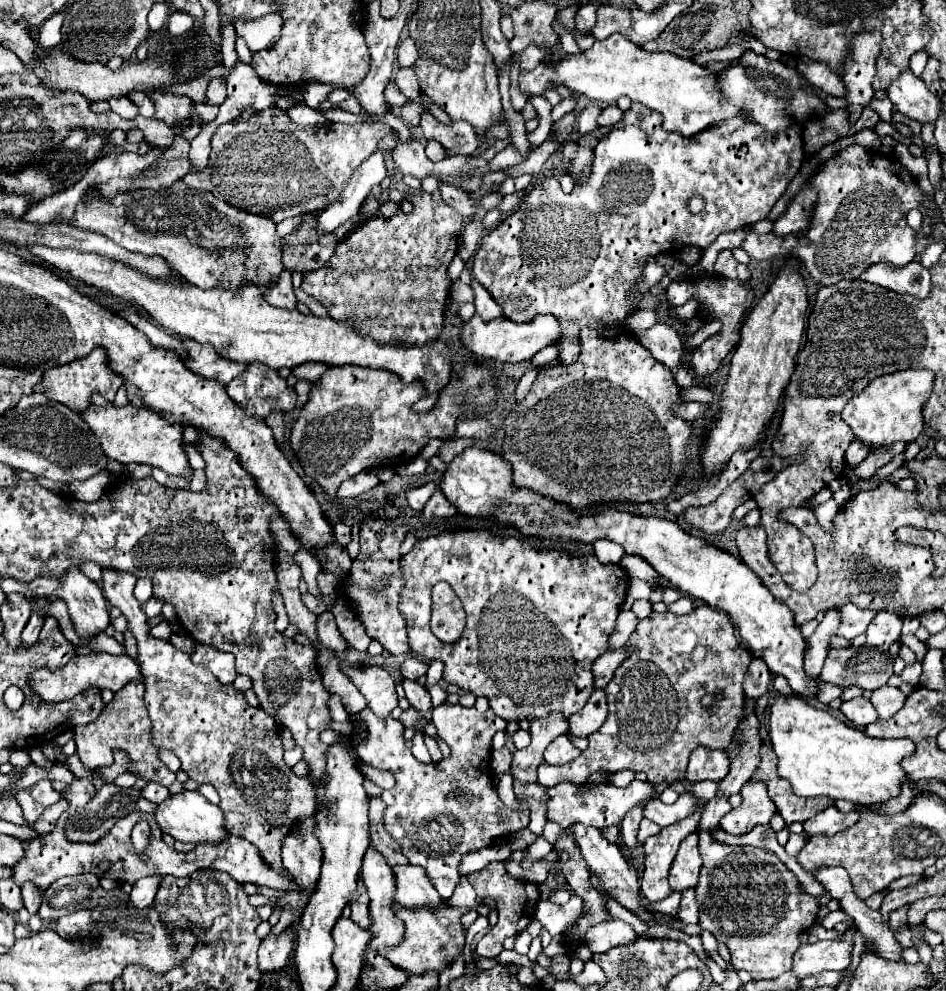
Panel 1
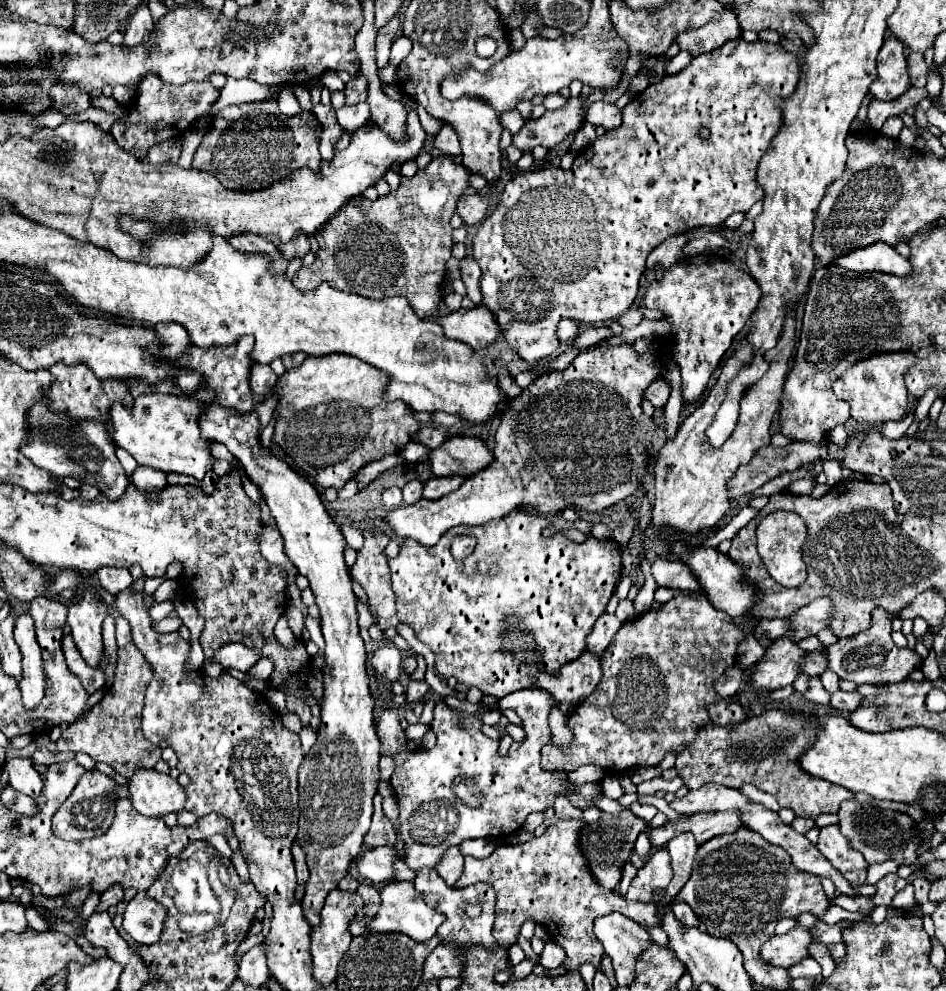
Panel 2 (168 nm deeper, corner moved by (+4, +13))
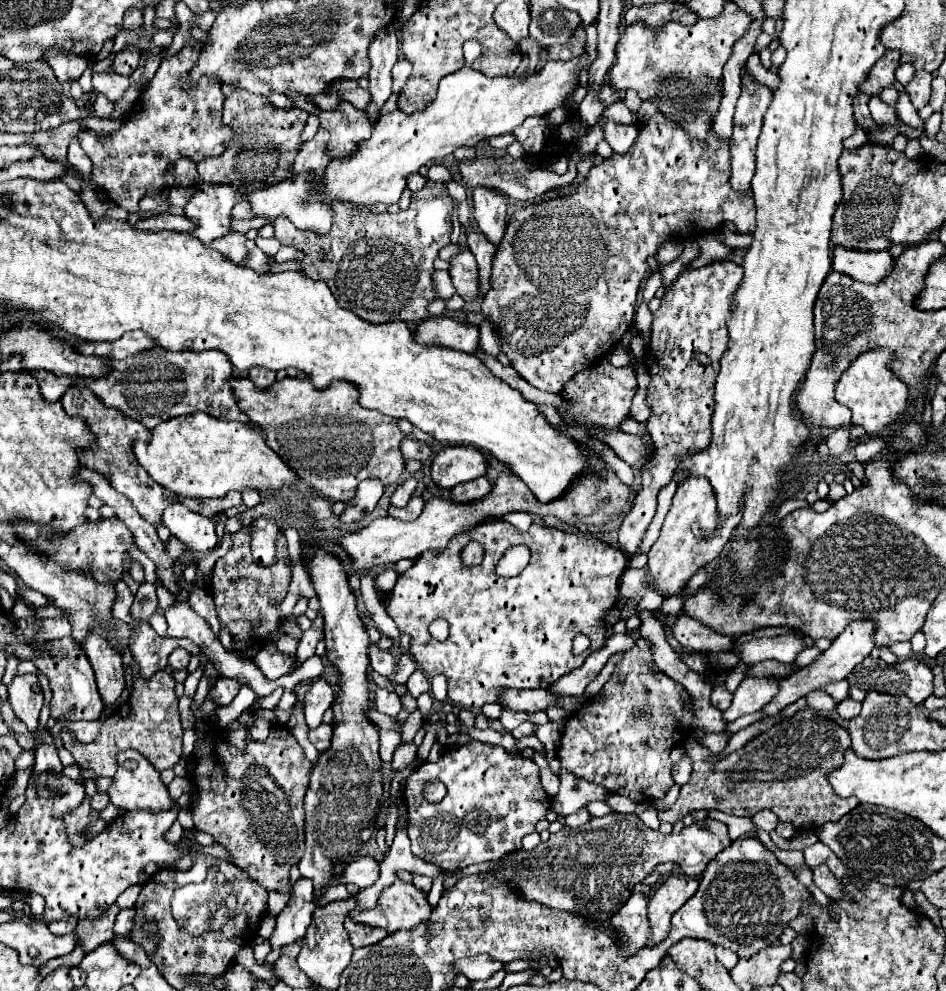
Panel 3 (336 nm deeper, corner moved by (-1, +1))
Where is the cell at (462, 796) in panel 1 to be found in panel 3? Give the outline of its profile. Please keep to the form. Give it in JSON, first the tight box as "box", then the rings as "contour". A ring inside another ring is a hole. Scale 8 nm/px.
{"box":[403,740,550,870],"contour":[[[478,740],[446,750],[438,762],[422,762],[407,779],[403,797],[408,806],[408,838],[412,840],[412,852],[444,870],[458,870],[470,864],[500,860],[504,854],[522,850],[522,838],[534,832],[536,822],[544,820],[546,810],[550,808],[550,798],[540,784],[540,772],[534,760],[522,758],[520,754],[508,754],[500,746],[482,744]],[[433,779],[446,780],[448,794],[440,804],[430,804],[422,796],[426,782]]]}

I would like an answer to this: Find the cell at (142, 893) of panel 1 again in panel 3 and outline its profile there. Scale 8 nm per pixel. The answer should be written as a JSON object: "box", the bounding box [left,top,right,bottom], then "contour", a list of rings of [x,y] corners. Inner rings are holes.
{"box":[76,904,120,954],"contour":[[[112,904],[110,908],[104,910],[104,914],[100,918],[86,918],[86,920],[80,920],[76,924],[76,936],[78,936],[78,944],[82,946],[82,950],[88,954],[92,952],[94,948],[98,948],[100,944],[112,940],[114,936],[114,920],[116,920],[116,914],[120,912],[120,908],[116,904]]]}

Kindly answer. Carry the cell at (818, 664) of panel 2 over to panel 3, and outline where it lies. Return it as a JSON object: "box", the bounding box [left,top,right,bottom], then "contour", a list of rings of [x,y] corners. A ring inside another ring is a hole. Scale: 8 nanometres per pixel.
{"box":[760,620,876,720],"contour":[[[856,620],[856,622],[852,622],[852,624],[832,642],[832,646],[830,646],[826,652],[822,652],[820,660],[816,660],[814,664],[810,664],[810,666],[798,670],[796,674],[784,678],[784,680],[780,682],[778,694],[762,708],[764,716],[762,716],[760,720],[766,720],[766,718],[770,718],[770,716],[776,716],[776,714],[778,714],[780,710],[784,710],[788,704],[796,702],[798,698],[806,696],[806,694],[812,692],[812,690],[820,690],[820,688],[822,688],[824,684],[828,684],[828,682],[846,678],[846,676],[848,676],[864,658],[868,658],[870,652],[874,650],[874,646],[876,646],[874,640],[872,640],[874,634],[876,634],[876,622],[872,622],[872,620],[870,620],[870,622],[868,622],[868,620]]]}

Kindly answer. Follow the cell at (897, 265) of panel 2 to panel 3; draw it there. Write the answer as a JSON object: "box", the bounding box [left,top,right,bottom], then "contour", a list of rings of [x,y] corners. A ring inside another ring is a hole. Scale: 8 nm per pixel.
{"box":[832,246,892,284],"contour":[[[836,246],[832,252],[832,270],[848,274],[854,280],[864,284],[876,284],[892,270],[892,256],[886,250],[850,250]]]}

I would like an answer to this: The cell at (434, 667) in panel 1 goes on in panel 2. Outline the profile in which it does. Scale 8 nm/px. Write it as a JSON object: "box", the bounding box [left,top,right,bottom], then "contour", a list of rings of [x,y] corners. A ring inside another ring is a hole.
{"box":[407,680,429,702],"contour":[[[411,680],[407,686],[407,702],[419,702],[427,690],[429,686],[425,680]]]}

